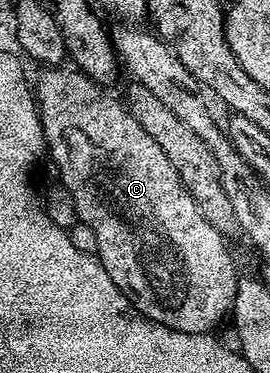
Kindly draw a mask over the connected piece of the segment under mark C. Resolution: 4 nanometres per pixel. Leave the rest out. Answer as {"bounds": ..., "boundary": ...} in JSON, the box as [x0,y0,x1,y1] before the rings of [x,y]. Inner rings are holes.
{"bounds":[34,68,238,334],"boundary":[[[44,68],[39,71],[41,74],[34,78],[36,109],[40,112],[40,123],[44,129],[47,153],[49,155],[52,153],[52,158],[56,161],[57,168],[60,169],[60,178],[64,181],[61,182],[63,189],[68,190],[74,200],[77,219],[94,228],[94,233],[97,236],[96,254],[106,268],[110,280],[114,280],[114,284],[118,284],[120,291],[128,297],[130,304],[134,304],[134,308],[138,308],[138,312],[142,312],[142,316],[162,324],[166,328],[174,328],[178,332],[190,332],[191,334],[206,334],[215,331],[214,328],[219,324],[220,317],[223,314],[225,317],[231,311],[232,302],[236,298],[236,283],[238,281],[236,266],[232,263],[232,254],[228,251],[227,244],[224,243],[227,242],[225,235],[210,228],[206,216],[202,216],[202,212],[198,212],[198,204],[194,204],[194,196],[190,196],[190,192],[186,192],[182,180],[178,180],[178,172],[174,172],[174,164],[170,164],[166,152],[162,152],[162,148],[158,144],[154,144],[150,132],[146,132],[146,128],[142,128],[142,124],[138,124],[138,120],[134,120],[127,105],[121,99],[119,102],[118,99],[111,98],[104,91],[107,89],[103,85],[93,82],[79,70],[64,69]]]}

